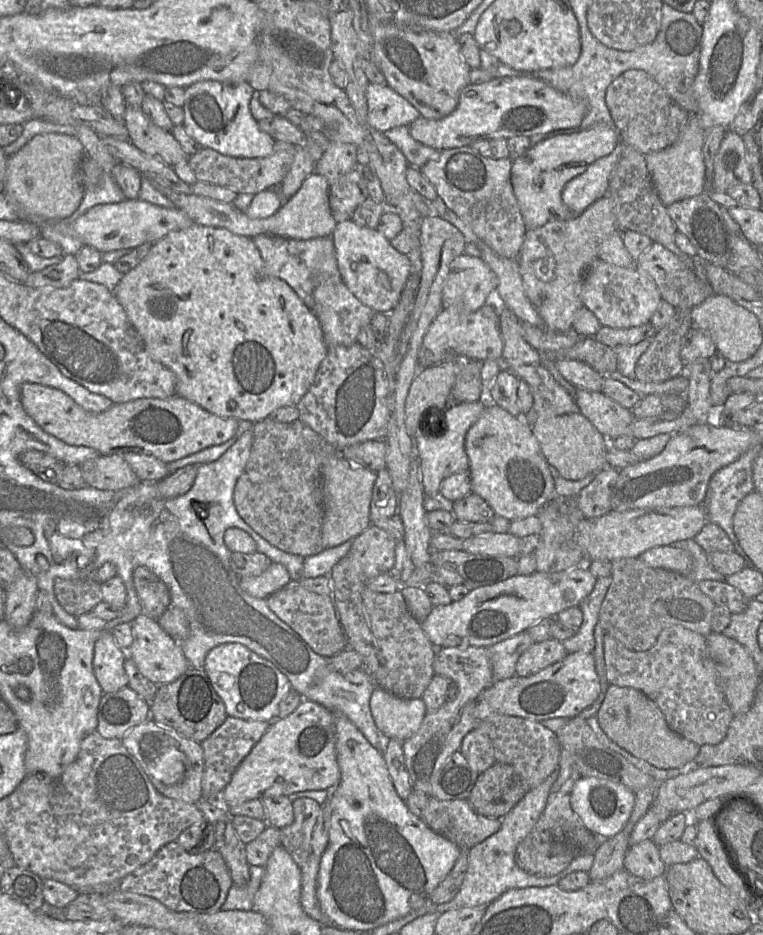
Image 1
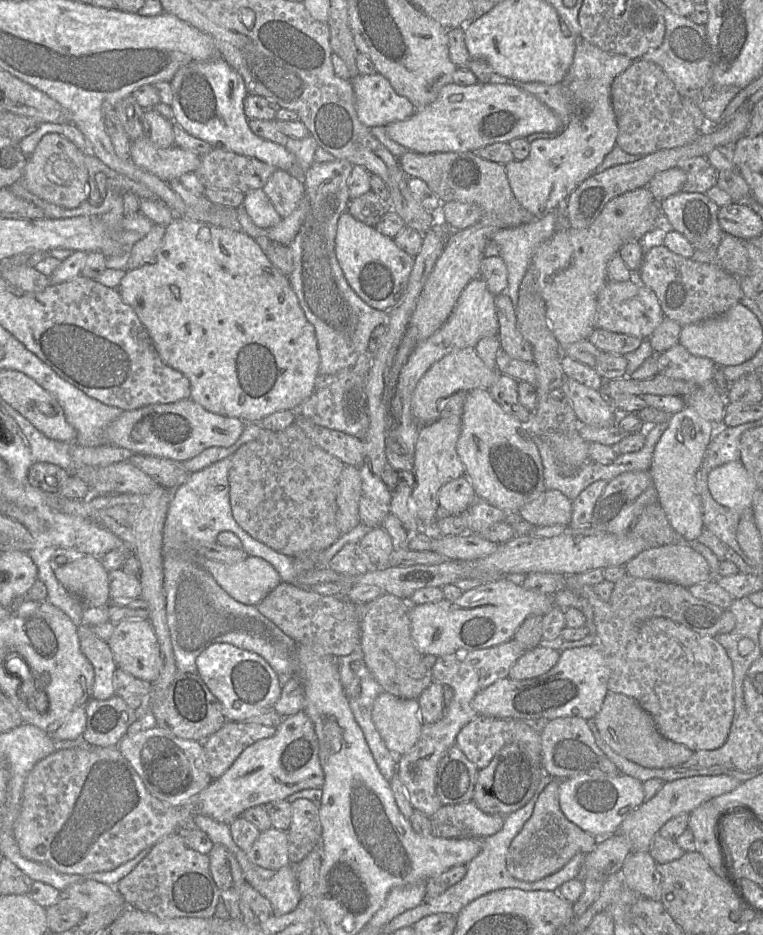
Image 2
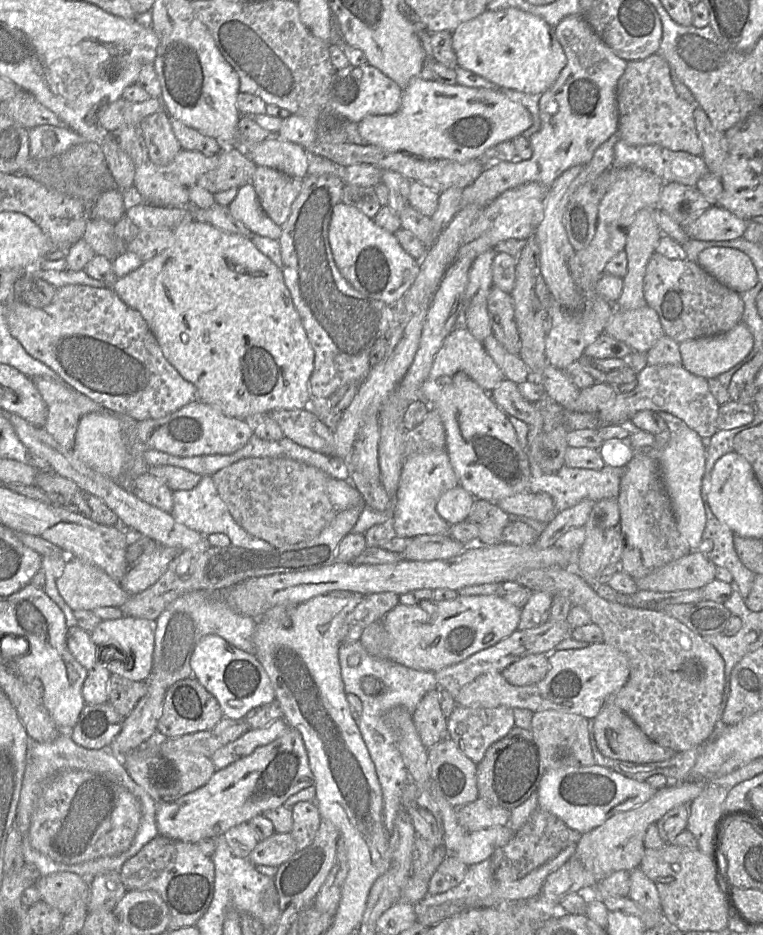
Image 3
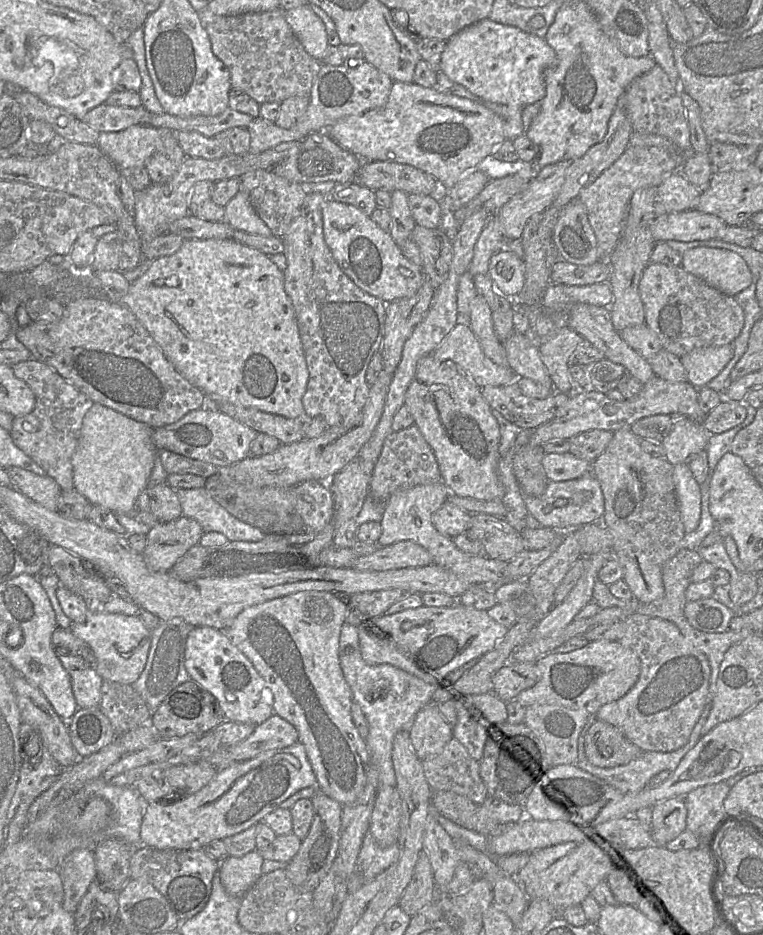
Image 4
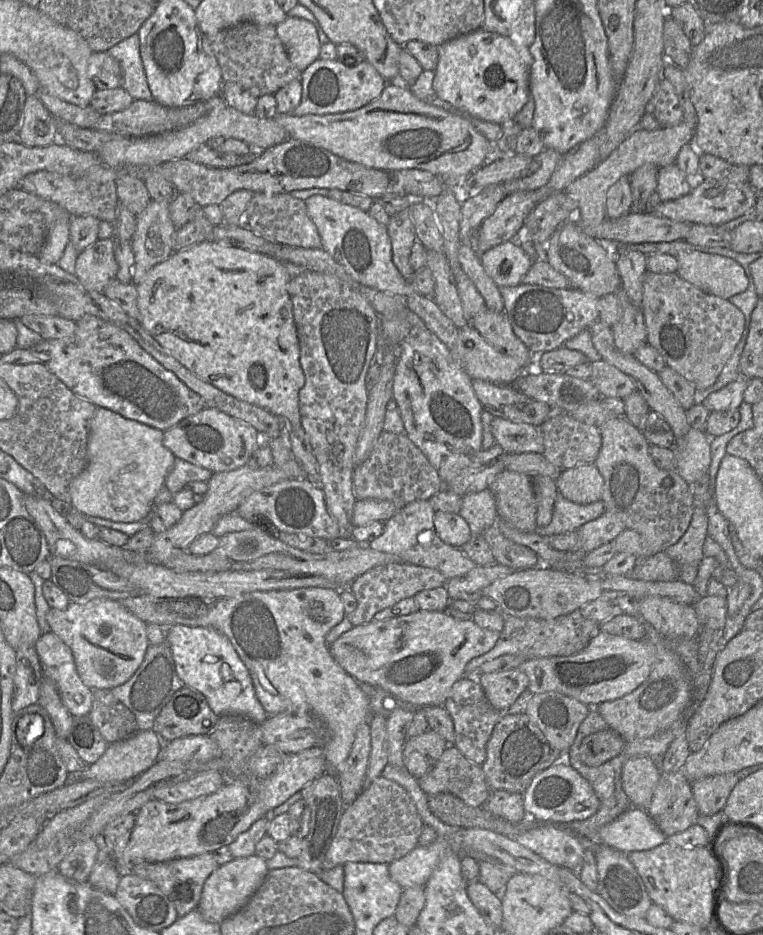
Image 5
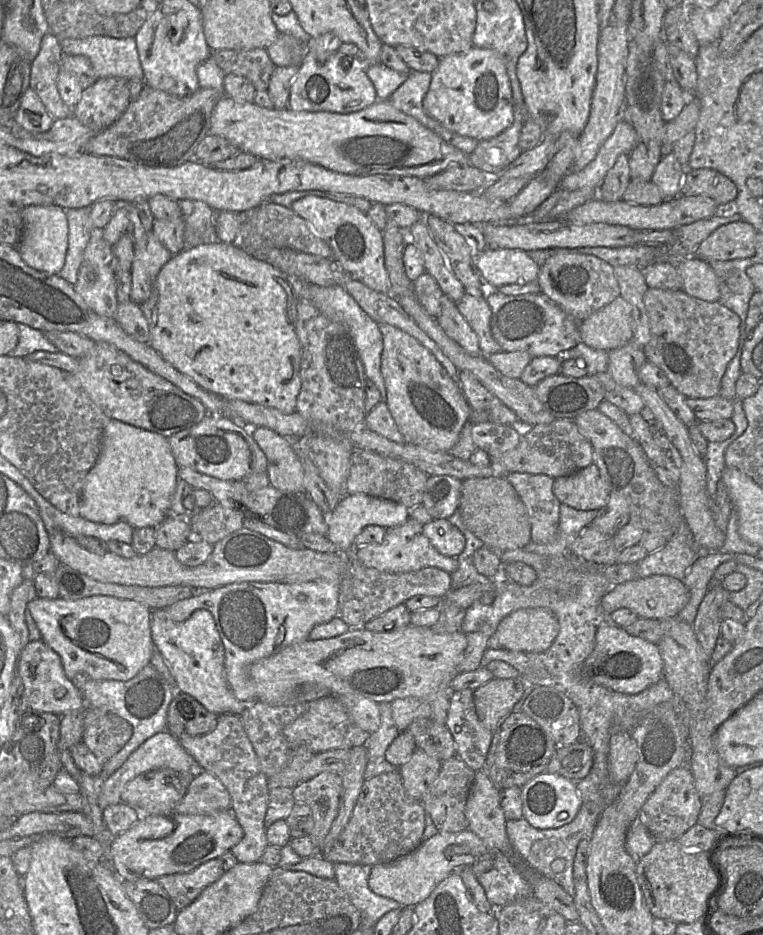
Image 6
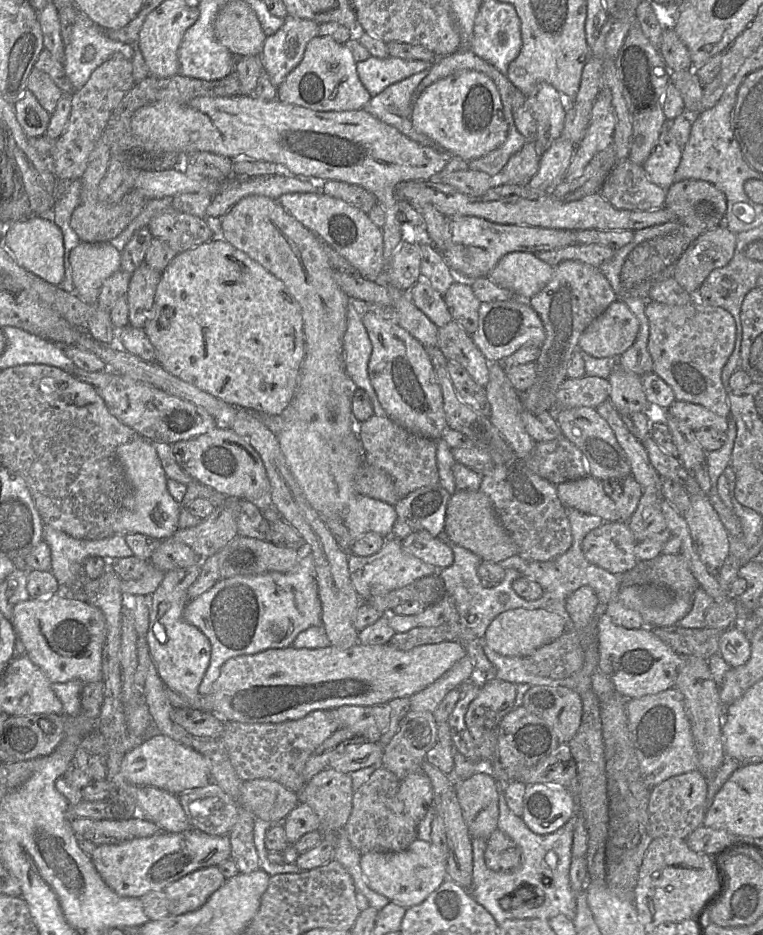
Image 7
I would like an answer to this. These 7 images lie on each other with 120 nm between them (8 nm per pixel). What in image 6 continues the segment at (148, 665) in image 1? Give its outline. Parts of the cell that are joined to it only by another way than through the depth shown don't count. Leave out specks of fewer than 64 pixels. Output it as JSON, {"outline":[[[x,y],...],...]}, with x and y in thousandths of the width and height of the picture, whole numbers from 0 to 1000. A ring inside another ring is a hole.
{"outline":[[[131,636],[104,642],[46,640],[35,646],[35,653],[54,677],[54,684],[79,702],[84,719],[92,727],[106,722],[122,727],[168,728],[197,710],[202,696],[199,652],[183,644]]]}

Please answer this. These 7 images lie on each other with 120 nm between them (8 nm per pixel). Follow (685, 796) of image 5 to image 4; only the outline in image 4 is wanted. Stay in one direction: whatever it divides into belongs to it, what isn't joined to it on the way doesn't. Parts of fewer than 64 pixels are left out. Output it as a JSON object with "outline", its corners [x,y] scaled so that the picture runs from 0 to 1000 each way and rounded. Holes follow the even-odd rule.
{"outline":[[[896,852],[878,853],[857,861],[853,892],[860,904],[873,905],[900,888],[900,873]]]}

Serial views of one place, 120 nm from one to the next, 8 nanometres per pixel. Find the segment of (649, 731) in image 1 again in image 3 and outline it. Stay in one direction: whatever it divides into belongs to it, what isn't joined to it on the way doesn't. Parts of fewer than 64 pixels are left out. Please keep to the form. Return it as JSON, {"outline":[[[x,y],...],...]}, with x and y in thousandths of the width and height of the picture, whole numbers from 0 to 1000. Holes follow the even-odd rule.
{"outline":[[[794,752],[777,770],[777,785],[782,799],[794,810],[830,816],[853,816],[875,813],[887,805],[855,793],[817,759],[803,752]]]}

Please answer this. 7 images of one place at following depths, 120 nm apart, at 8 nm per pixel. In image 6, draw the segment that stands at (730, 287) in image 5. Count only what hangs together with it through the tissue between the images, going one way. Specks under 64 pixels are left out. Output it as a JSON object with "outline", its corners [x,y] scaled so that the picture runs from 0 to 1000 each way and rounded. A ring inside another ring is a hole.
{"outline":[[[911,274],[893,279],[889,290],[895,302],[895,310],[904,317],[927,323],[941,322],[942,303],[929,280]]]}

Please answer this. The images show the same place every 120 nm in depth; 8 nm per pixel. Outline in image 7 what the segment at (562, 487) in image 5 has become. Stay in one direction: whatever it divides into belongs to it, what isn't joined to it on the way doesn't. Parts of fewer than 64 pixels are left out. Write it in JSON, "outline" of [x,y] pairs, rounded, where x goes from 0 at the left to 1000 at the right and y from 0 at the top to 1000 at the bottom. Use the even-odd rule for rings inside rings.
{"outline":[[[772,507],[731,518],[730,527],[740,542],[785,552],[792,558],[814,557],[807,539],[792,525],[789,514]]]}

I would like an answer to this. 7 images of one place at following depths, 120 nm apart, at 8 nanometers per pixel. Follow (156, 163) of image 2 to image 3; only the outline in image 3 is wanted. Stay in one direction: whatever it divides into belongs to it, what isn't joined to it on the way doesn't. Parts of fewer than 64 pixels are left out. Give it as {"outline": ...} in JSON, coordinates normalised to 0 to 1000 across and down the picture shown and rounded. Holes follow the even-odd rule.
{"outline":[[[239,159],[220,176],[207,178],[194,172],[177,179],[176,200],[190,218],[214,222],[245,222],[249,219],[249,202],[258,197],[263,187],[282,181],[286,175],[286,166],[271,168],[258,161]]]}

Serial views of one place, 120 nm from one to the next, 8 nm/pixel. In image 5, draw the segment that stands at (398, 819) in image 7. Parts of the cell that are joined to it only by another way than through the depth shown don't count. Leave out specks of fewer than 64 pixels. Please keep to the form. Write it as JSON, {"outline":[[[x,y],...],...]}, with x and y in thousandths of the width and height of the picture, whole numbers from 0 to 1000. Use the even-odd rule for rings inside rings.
{"outline":[[[498,830],[452,864],[423,920],[422,929],[450,926],[455,922],[511,924],[549,904],[554,884],[556,880],[533,846],[519,836]]]}

